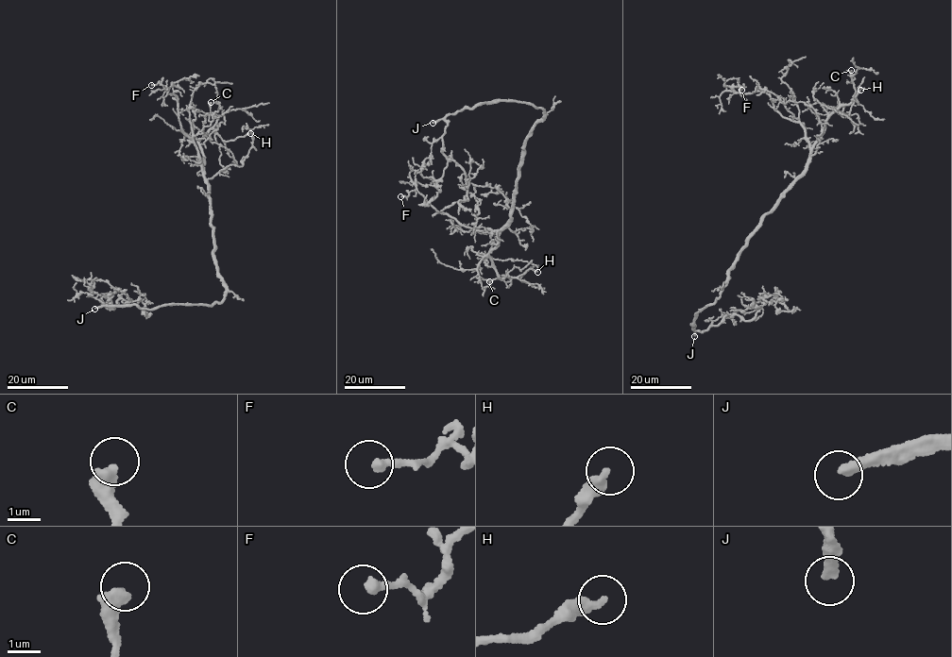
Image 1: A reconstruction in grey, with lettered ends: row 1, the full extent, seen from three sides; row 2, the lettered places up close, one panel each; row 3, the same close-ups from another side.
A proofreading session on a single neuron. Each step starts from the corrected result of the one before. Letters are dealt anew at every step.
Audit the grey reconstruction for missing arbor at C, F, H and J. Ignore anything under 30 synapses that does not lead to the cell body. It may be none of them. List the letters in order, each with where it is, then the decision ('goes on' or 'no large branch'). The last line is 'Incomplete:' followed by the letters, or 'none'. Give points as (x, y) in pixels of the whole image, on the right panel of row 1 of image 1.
C: at (851, 70); no large branch
F: at (741, 90); no large branch
H: at (860, 90); no large branch
J: at (694, 336); goes on
Incomplete: J

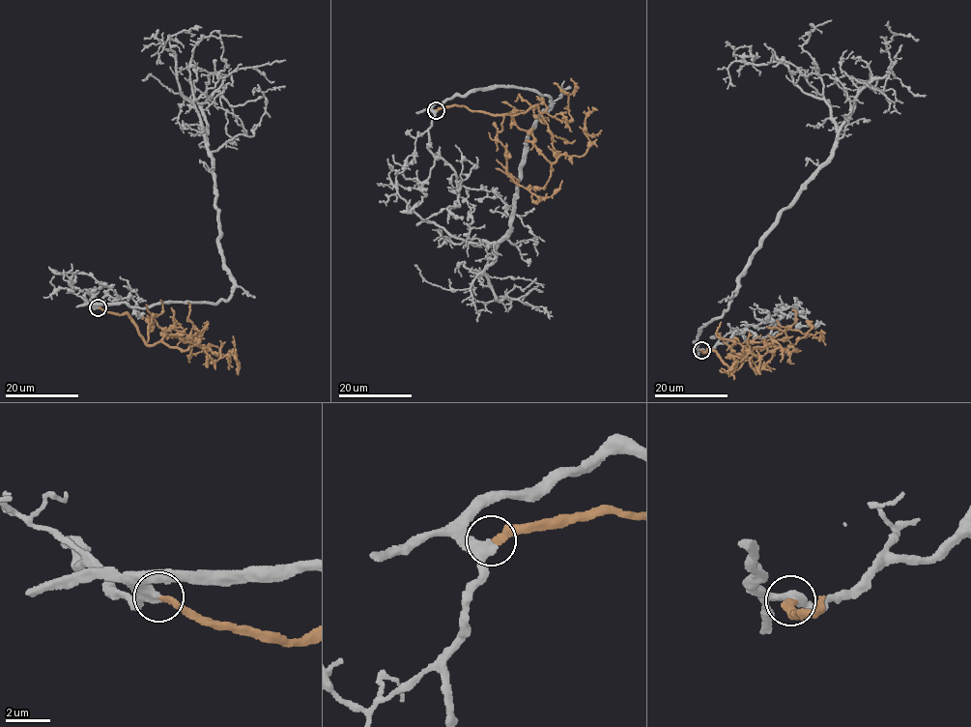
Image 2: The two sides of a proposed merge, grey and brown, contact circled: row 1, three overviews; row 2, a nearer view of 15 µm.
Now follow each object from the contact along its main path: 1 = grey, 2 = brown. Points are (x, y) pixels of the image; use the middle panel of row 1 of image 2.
1: (436, 110), (500, 86), (551, 106), (496, 242), (427, 222), (395, 179), (419, 185)
2: (436, 110), (465, 105), (512, 116), (554, 162), (562, 154), (585, 153), (586, 115), (597, 110)

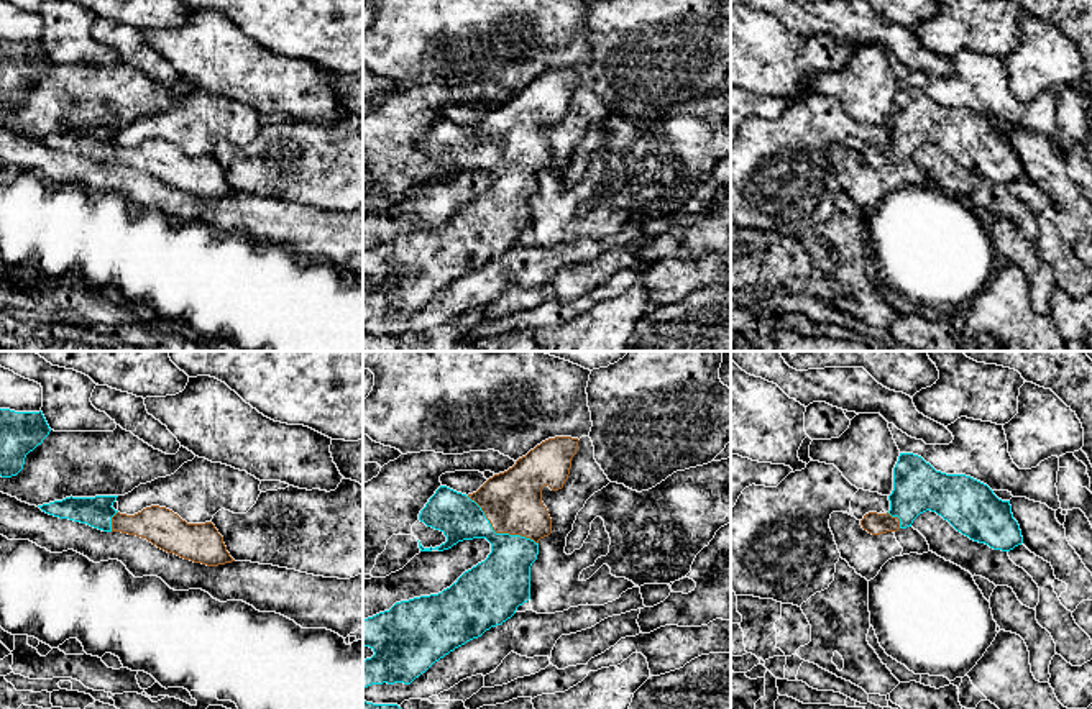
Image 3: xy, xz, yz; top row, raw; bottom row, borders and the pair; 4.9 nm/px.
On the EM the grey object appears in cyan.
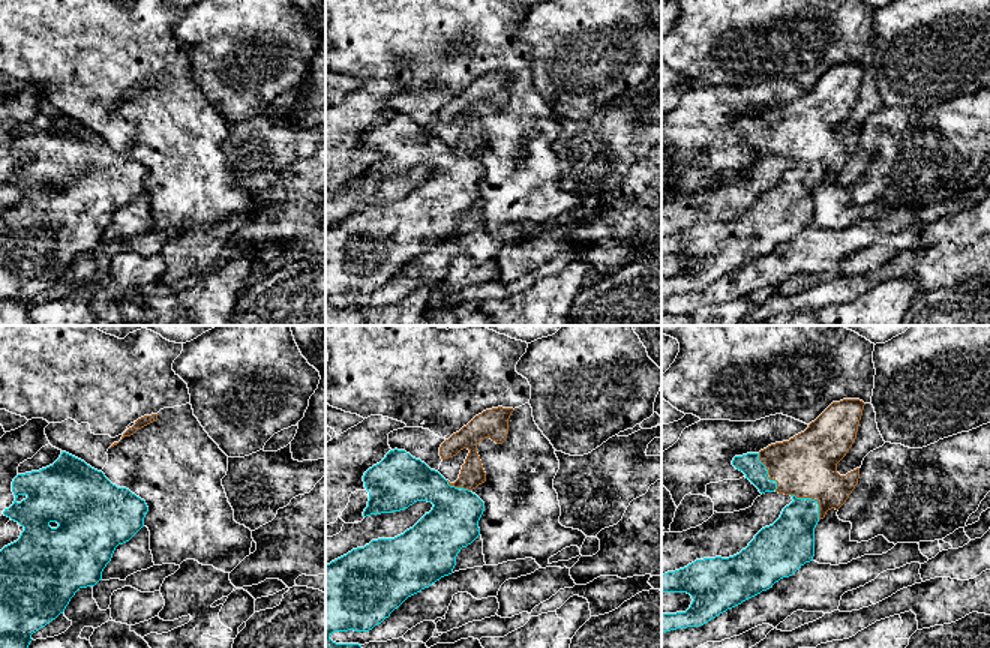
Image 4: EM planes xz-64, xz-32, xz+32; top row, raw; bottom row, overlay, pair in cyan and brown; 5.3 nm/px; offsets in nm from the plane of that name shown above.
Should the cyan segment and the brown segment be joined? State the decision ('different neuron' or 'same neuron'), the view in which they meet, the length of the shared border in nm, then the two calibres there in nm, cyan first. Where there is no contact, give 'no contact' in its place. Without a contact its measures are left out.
same neuron | xz | 420 nm | 280/300 nm

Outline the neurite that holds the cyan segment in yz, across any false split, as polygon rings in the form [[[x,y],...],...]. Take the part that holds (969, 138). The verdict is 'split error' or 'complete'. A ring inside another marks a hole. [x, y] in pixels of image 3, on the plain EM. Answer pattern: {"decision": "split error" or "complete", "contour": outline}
{"decision": "split error", "contour": [[[900,85],[888,133],[887,146],[864,148],[864,162],[872,167],[897,164],[931,143],[962,167],[993,182],[1010,184],[1023,176],[1010,133],[998,131],[987,117],[970,108],[936,103],[913,85]]]}

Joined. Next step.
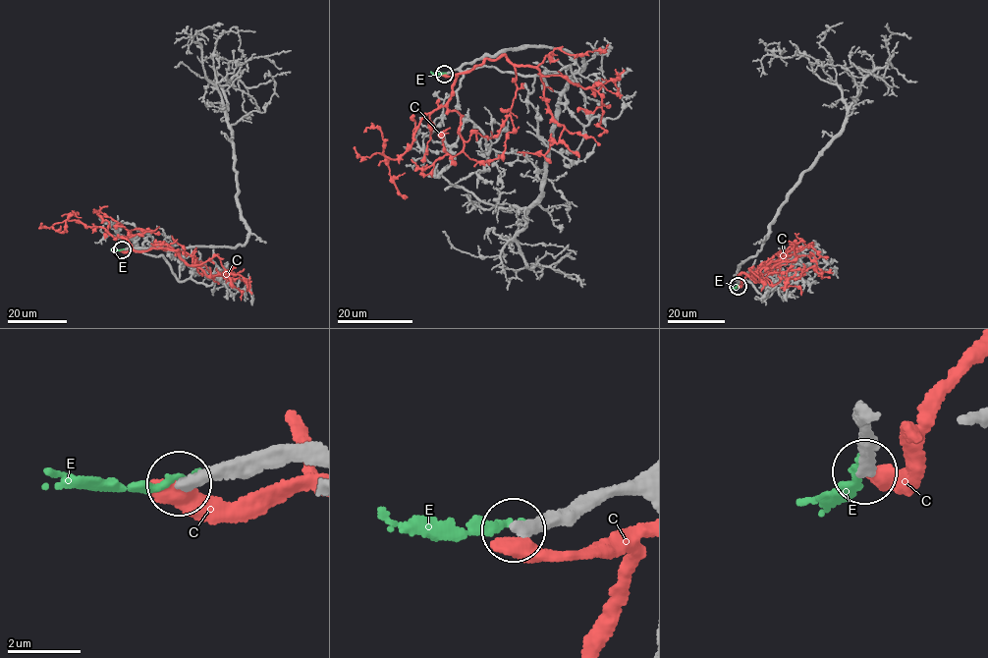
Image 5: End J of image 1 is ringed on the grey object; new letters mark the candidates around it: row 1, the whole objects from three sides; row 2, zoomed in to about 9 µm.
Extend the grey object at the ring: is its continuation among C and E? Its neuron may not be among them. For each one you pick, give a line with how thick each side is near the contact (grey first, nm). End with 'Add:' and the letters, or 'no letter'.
Add: no letter

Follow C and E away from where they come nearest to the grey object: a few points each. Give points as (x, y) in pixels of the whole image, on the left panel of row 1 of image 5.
C: (123, 249), (169, 248), (177, 250), (188, 264), (193, 265), (196, 260), (192, 262), (200, 265), (171, 235)
E: (123, 249), (111, 248)

